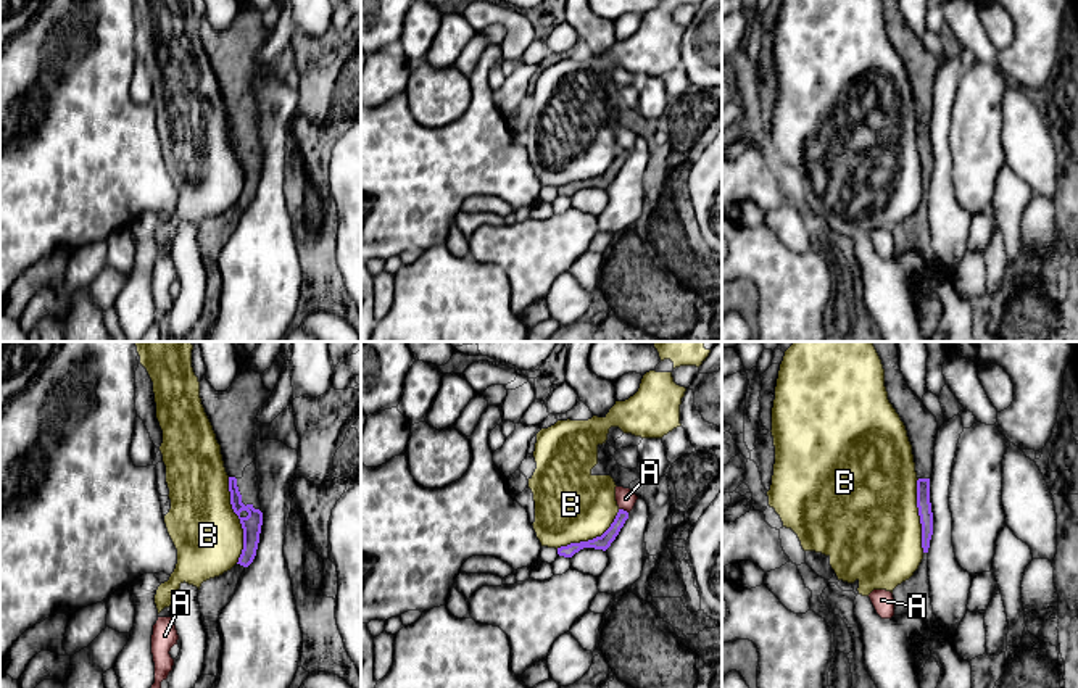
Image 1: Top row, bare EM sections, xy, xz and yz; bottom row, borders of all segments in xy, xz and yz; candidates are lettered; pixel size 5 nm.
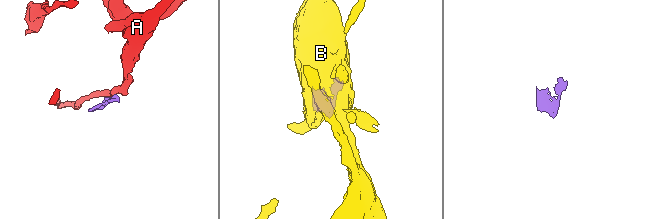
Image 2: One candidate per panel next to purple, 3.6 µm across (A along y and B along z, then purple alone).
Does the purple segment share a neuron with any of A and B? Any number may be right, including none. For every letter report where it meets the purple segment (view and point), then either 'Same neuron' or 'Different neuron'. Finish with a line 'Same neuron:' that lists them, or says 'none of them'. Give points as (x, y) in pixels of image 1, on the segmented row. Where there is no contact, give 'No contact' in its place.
A: Touches purple at xz (622, 509). Different neuron
B: Touches purple at xy (240, 521). Different neuron
Same neuron: none of them

